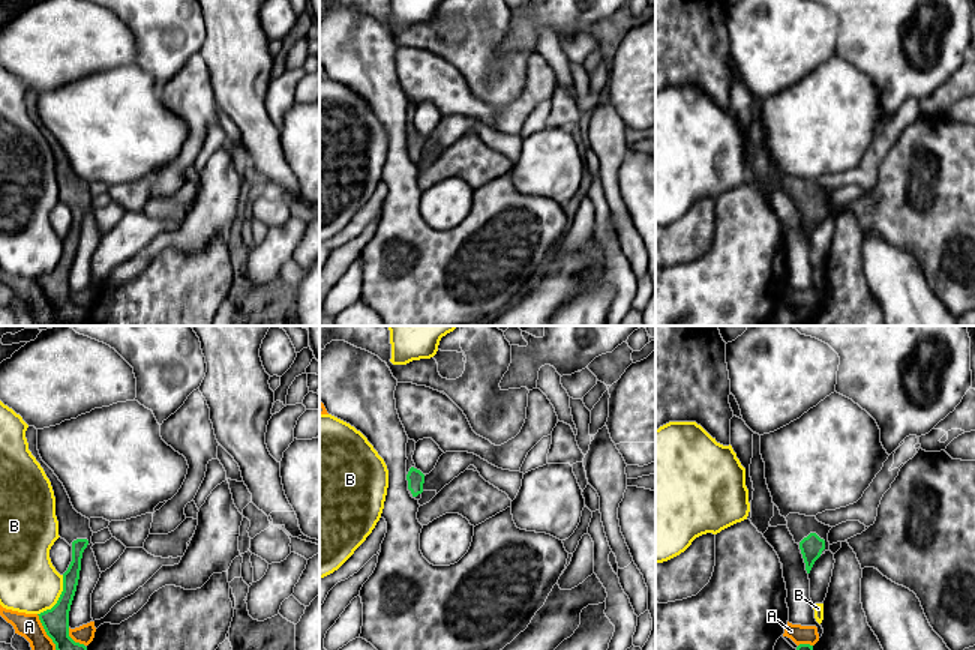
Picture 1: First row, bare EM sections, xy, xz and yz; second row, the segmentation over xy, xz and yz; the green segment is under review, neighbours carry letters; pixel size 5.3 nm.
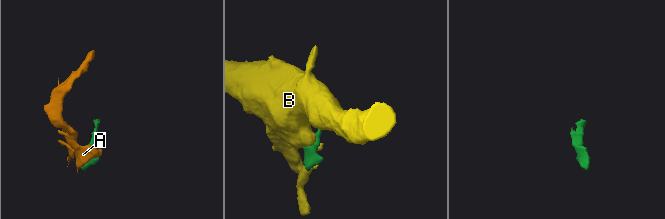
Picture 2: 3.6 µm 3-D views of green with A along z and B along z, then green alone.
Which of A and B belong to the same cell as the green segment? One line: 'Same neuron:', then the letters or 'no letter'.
Same neuron: no letter

